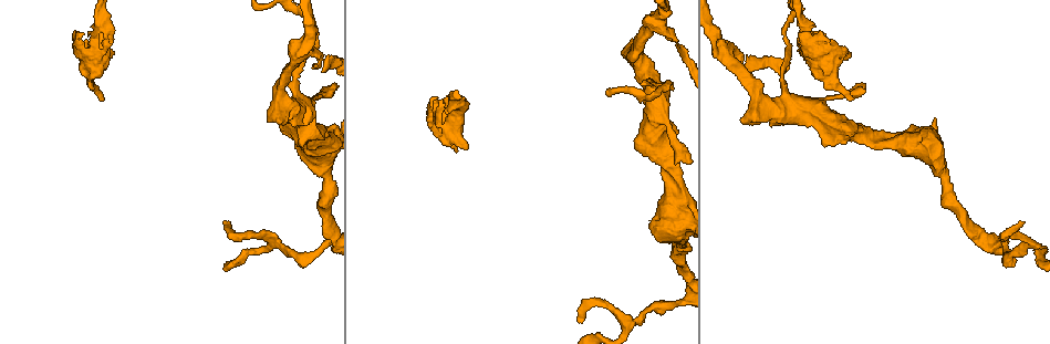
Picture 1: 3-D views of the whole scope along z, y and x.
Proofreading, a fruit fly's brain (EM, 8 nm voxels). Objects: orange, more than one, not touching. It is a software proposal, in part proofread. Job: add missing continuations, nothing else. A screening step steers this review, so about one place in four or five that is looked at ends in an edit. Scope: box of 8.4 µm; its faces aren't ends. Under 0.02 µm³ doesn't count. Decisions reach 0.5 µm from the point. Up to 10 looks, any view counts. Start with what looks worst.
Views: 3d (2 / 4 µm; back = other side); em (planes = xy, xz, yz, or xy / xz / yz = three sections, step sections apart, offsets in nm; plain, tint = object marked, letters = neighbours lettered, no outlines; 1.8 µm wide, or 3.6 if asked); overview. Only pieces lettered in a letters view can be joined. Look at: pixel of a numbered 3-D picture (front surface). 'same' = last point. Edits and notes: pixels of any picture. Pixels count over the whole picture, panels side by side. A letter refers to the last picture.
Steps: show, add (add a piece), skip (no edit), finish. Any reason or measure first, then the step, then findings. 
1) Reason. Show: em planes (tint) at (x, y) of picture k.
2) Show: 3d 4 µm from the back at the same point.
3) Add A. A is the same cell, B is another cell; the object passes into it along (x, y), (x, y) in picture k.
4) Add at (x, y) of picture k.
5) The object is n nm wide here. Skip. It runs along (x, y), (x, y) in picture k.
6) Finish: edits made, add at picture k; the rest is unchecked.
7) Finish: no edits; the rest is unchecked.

Free end. Show: 3d 4 µm at (426, 119) of picture 1.

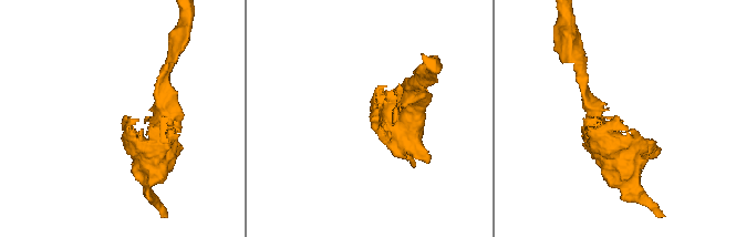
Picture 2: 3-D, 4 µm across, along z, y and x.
Show: em 3.6 µm planes (plain) at (373, 116) of picture 2.

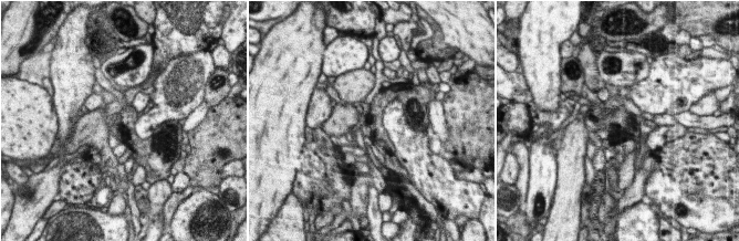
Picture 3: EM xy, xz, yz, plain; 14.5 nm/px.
Show: em 3.6 µm planes (letters) at the same point.

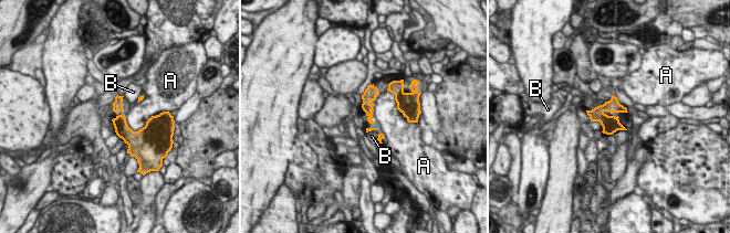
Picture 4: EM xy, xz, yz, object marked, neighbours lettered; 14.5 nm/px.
Skip. A and B are other cells; a border runs along (154, 115), (137, 130), (125, 120) in picture 4; no lettered piece goes on from it.

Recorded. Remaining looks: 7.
An open end. Show: em planes (letters) at (852, 99) of picture 1.

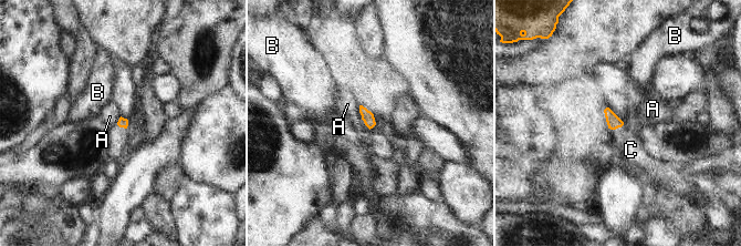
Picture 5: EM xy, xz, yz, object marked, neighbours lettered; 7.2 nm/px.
Add at (117, 136) of picture 5. C is the same cell, A and B are other cells; the object passes into it along (122, 122), (122, 126), (117, 136) in picture 5; it goes on there.

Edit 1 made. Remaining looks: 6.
Redraw. Show: overview.

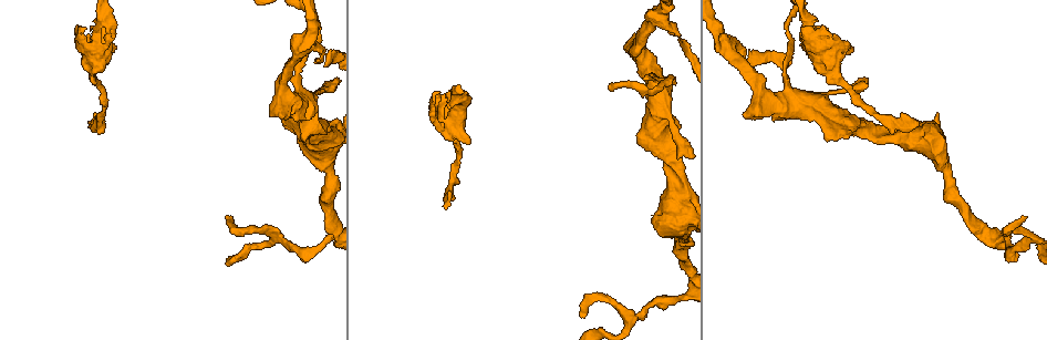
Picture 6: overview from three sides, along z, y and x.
Long arm stops here. Show: em xy step 4 (letters) at (89, 122) of picture 6.

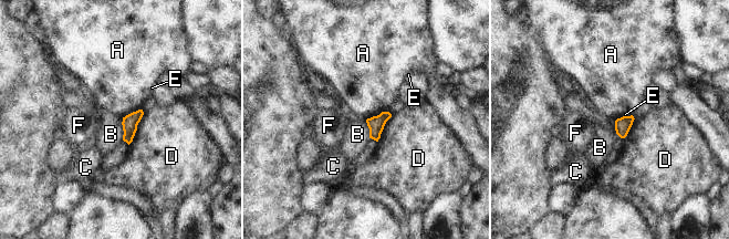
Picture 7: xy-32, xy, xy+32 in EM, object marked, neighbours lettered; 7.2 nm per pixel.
Another direction. Show: em planes (letters) at the same point.

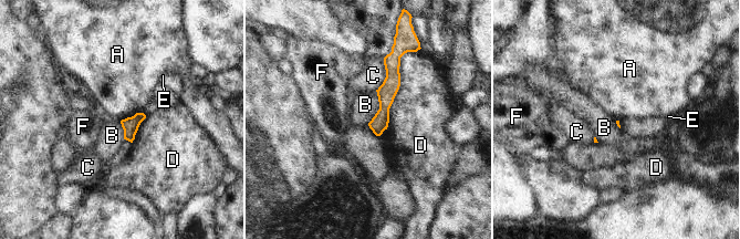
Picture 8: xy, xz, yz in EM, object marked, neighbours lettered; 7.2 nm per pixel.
Skip. A, B, C, D, E and F are other cells; it runs along (392, 61), (392, 83), (377, 132) in picture 8; none of them fits.

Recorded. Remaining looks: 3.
Free end. Show: 3d 4 µm at (669, 33) of picture 6.

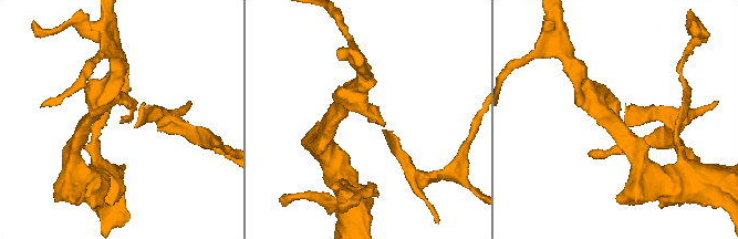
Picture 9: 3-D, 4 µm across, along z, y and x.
Need the tissue. Show: em 3.6 µm planes (tint) at (122, 118) of picture 9.

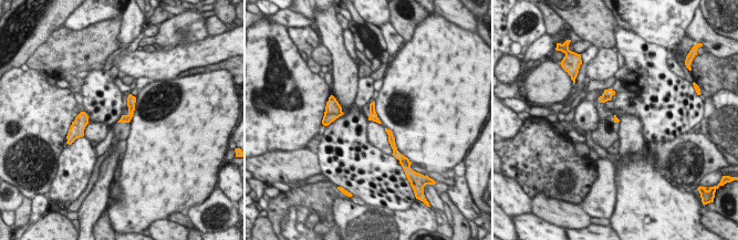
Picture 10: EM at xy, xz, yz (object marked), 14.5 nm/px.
Show: em 3.6 µm planes (letters) at the same point.

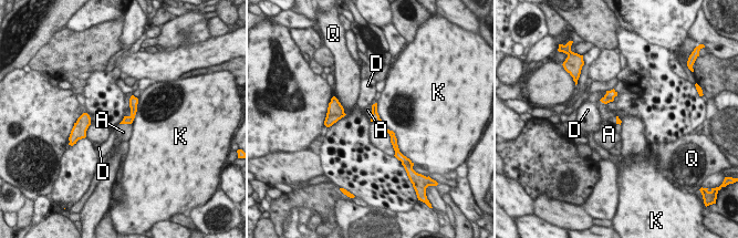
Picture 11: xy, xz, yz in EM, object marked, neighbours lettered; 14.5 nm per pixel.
Add at (367, 110) of picture 11. A is the same cell, D, K and Q are other cells; the object passes into it along (375, 117), (372, 111), (367, 110) in picture 11; it goes on there.

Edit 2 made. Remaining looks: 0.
Finish: edits made, add at picture 5, add at picture 11; the rest is unchecked.

